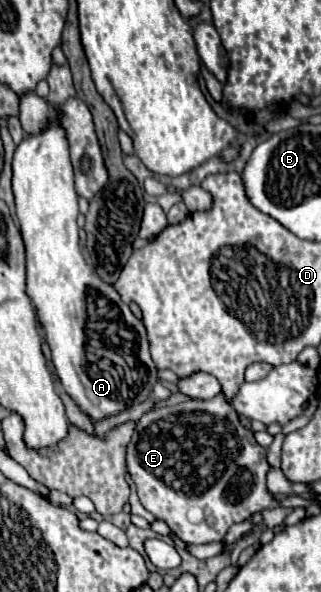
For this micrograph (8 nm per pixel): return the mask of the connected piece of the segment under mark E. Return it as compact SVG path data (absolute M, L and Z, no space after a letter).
M223 394L211 398L211 400L189 400L189 402L183 402L183 404L175 404L175 406L163 406L163 408L157 408L155 412L149 412L145 414L137 426L135 426L135 432L133 432L133 438L127 446L127 470L137 486L137 494L139 494L139 500L141 504L157 518L157 520L163 520L169 524L169 528L187 544L211 544L211 542L221 542L227 534L227 530L233 526L233 524L239 524L239 522L245 522L249 520L255 512L263 512L263 510L271 510L271 508L279 508L279 500L273 498L273 494L267 490L267 472L269 472L269 464L267 464L267 458L265 458L265 448L257 444L255 436L251 430L243 428L241 422L239 422L239 414L235 412L235 408L231 404L225 402Z

